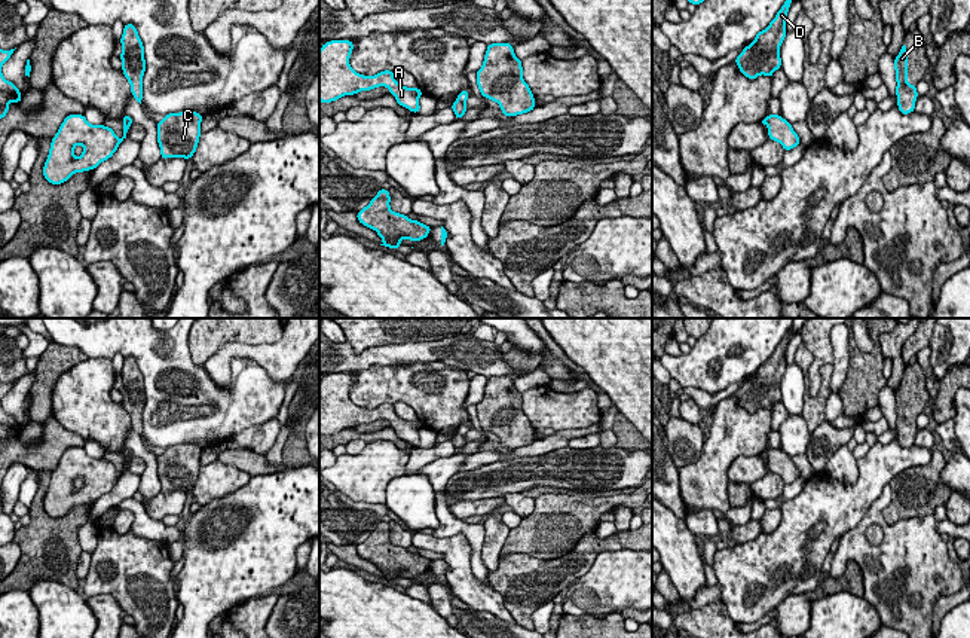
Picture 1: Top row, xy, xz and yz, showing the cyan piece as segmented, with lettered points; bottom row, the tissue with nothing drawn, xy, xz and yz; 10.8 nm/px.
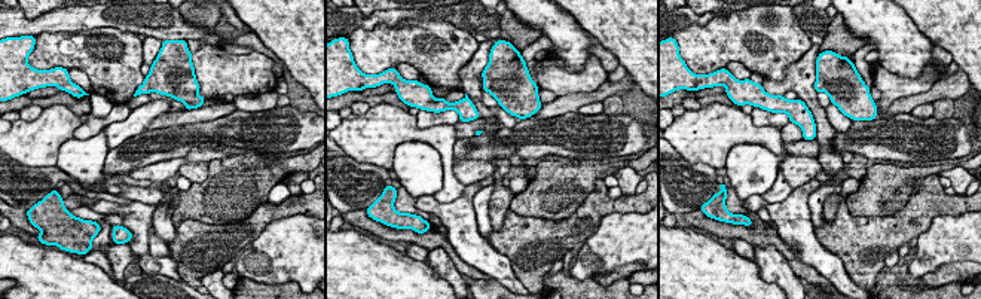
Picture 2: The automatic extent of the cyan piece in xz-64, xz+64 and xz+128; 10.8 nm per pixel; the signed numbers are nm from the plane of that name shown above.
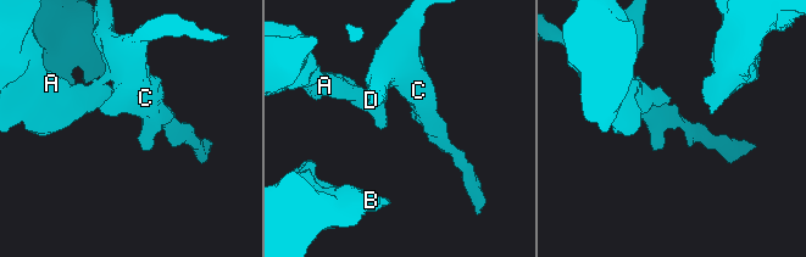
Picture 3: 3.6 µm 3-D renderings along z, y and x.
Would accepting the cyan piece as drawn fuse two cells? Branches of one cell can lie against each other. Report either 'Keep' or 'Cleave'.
Cleave

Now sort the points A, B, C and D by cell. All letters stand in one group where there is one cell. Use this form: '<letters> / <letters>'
A / B C D

